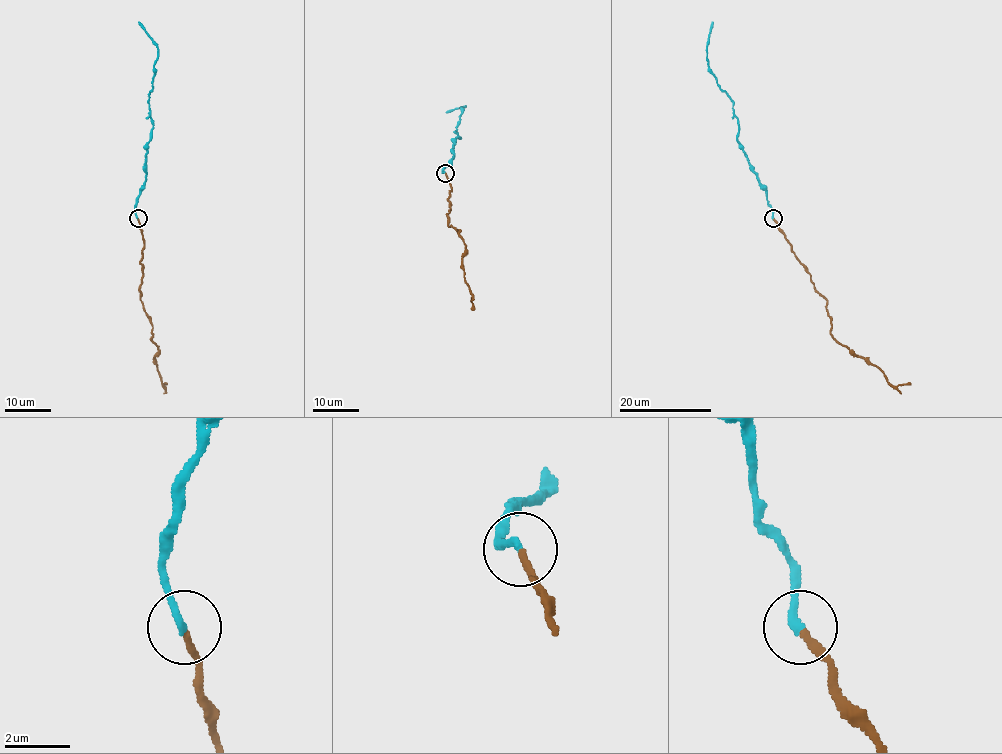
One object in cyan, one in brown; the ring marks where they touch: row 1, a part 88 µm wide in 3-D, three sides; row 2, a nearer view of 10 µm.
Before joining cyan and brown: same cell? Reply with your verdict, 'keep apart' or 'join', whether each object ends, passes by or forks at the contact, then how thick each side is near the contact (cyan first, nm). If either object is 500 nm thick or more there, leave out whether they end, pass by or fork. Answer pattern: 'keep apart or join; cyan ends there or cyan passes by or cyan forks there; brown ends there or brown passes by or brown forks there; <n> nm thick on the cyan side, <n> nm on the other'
join; cyan ends there; brown ends there; 240 nm thick on the cyan side, 220 nm on the other

